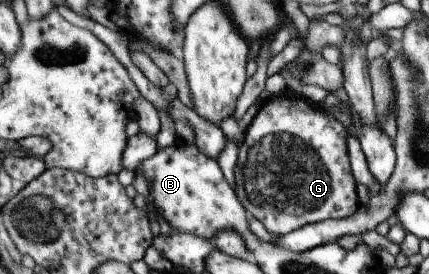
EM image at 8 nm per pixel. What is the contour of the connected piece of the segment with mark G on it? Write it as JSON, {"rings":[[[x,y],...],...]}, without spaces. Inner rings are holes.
{"rings":[[[274,95],[258,109],[239,147],[235,191],[250,216],[256,217],[270,234],[284,236],[306,224],[340,219],[356,212],[360,205],[356,183],[350,172],[346,151],[347,130],[334,116],[322,112],[304,96],[286,98]]]}

